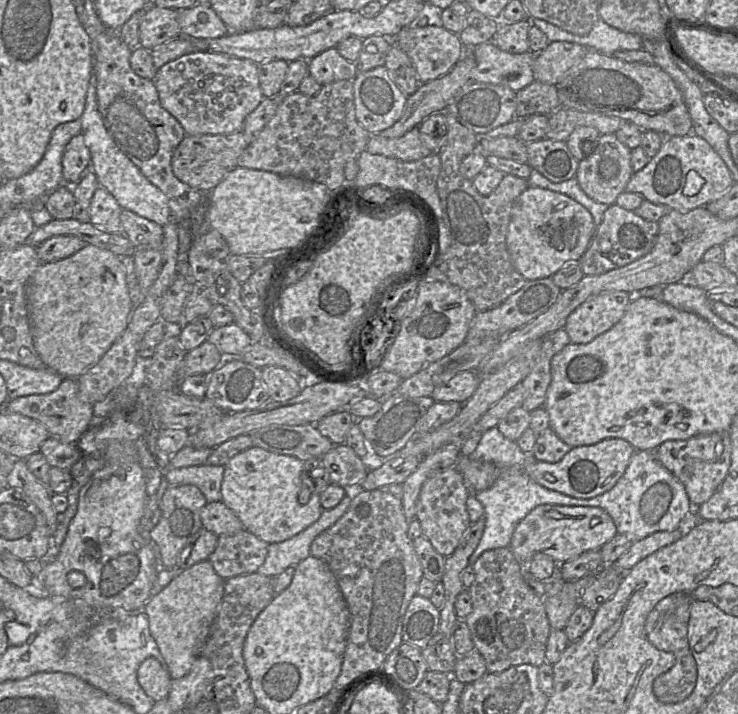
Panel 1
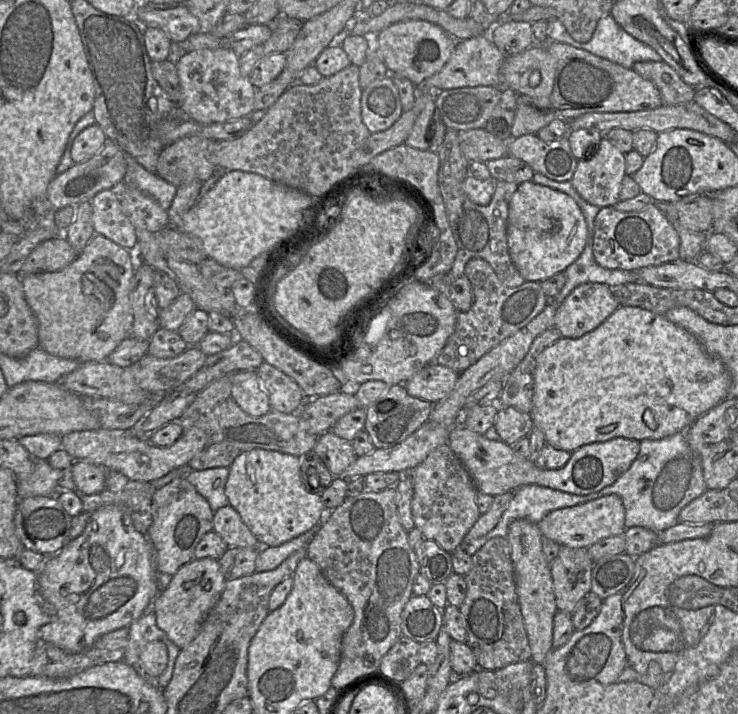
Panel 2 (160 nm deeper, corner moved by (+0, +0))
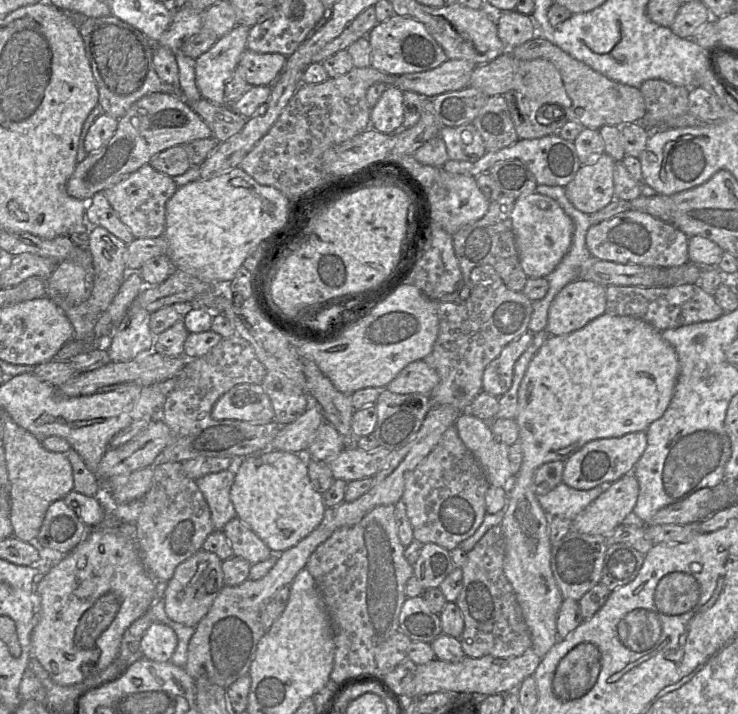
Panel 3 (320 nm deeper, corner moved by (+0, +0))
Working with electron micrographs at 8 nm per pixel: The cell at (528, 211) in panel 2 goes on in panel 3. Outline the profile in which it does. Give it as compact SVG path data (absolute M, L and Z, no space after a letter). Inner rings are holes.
M537 192L515 200L511 219L523 271L528 278L545 278L560 263L571 246L573 221L554 199Z

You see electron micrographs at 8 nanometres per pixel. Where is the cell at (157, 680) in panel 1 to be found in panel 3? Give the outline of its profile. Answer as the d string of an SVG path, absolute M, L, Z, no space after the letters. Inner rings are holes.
M160 622L150 624L144 633L140 648L142 657L154 662L168 662L177 646L177 635L172 628Z

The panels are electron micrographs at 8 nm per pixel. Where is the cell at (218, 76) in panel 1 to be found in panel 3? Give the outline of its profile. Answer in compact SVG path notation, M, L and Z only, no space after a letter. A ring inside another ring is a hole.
M237 24L195 59L195 83L203 99L215 105L226 105L225 86L247 49L249 28Z

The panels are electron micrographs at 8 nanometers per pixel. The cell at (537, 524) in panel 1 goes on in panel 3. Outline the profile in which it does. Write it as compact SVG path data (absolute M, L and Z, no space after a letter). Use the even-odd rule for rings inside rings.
M630 472L580 512L572 520L572 530L590 535L610 534L633 511L638 495L638 480Z

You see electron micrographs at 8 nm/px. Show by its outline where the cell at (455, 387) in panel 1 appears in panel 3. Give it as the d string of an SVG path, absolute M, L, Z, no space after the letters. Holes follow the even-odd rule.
M417 360L407 365L386 389L396 394L418 393L429 397L439 381L440 377L433 368L423 360Z

